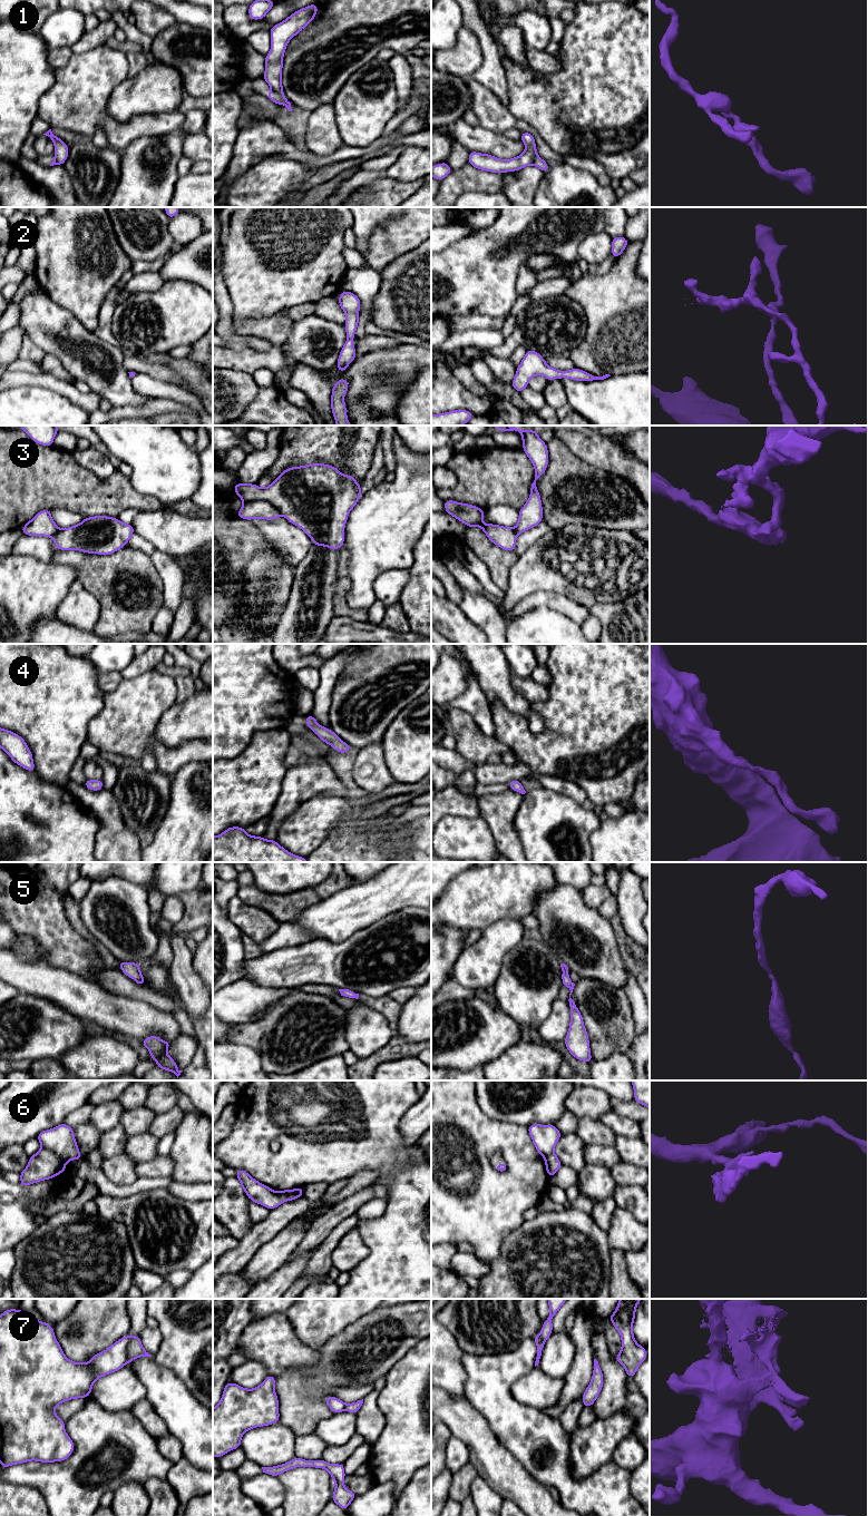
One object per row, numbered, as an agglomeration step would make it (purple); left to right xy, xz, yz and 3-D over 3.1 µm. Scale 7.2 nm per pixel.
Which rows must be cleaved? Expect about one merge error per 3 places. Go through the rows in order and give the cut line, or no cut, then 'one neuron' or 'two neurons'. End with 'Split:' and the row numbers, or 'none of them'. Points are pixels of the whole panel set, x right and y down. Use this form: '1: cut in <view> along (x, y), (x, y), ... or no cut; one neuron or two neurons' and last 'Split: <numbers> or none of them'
1: cut in xz along (272, 89), (282, 95); two neurons
2: no cut; one neuron
3: cut in xz along (243, 501), (267, 501), (282, 515); two neurons
4: no cut; one neuron
5: no cut; one neuron
6: cut in xy along (42, 1147), (54, 1151), (66, 1163); two neurons
7: cut in xy along (129, 1336), (126, 1361); two neurons
Split: 1, 3, 6, 7

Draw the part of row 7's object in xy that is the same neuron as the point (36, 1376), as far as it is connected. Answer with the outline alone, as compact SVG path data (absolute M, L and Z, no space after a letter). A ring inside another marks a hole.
M8 1309L3 1313L0 1314L0 1465L2 1468L7 1468L12 1465L23 1464L31 1460L37 1460L40 1463L56 1463L56 1461L64 1461L69 1458L75 1449L75 1444L71 1438L67 1435L65 1430L65 1421L60 1419L55 1414L55 1408L60 1405L61 1402L78 1399L78 1398L87 1398L91 1393L91 1388L97 1379L113 1373L127 1363L127 1346L130 1341L129 1334L124 1336L121 1339L113 1343L106 1350L96 1353L88 1362L79 1363L69 1360L59 1342L56 1339L53 1327L50 1324L39 1321L33 1317L29 1316L22 1310L17 1309Z

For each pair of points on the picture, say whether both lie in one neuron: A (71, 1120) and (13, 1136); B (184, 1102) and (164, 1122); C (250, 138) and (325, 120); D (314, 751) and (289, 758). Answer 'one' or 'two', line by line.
A: two
B: two
C: two
D: one

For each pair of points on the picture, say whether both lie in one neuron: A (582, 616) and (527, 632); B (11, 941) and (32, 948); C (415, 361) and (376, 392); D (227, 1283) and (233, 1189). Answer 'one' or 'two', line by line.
A: two
B: one
C: one
D: two

